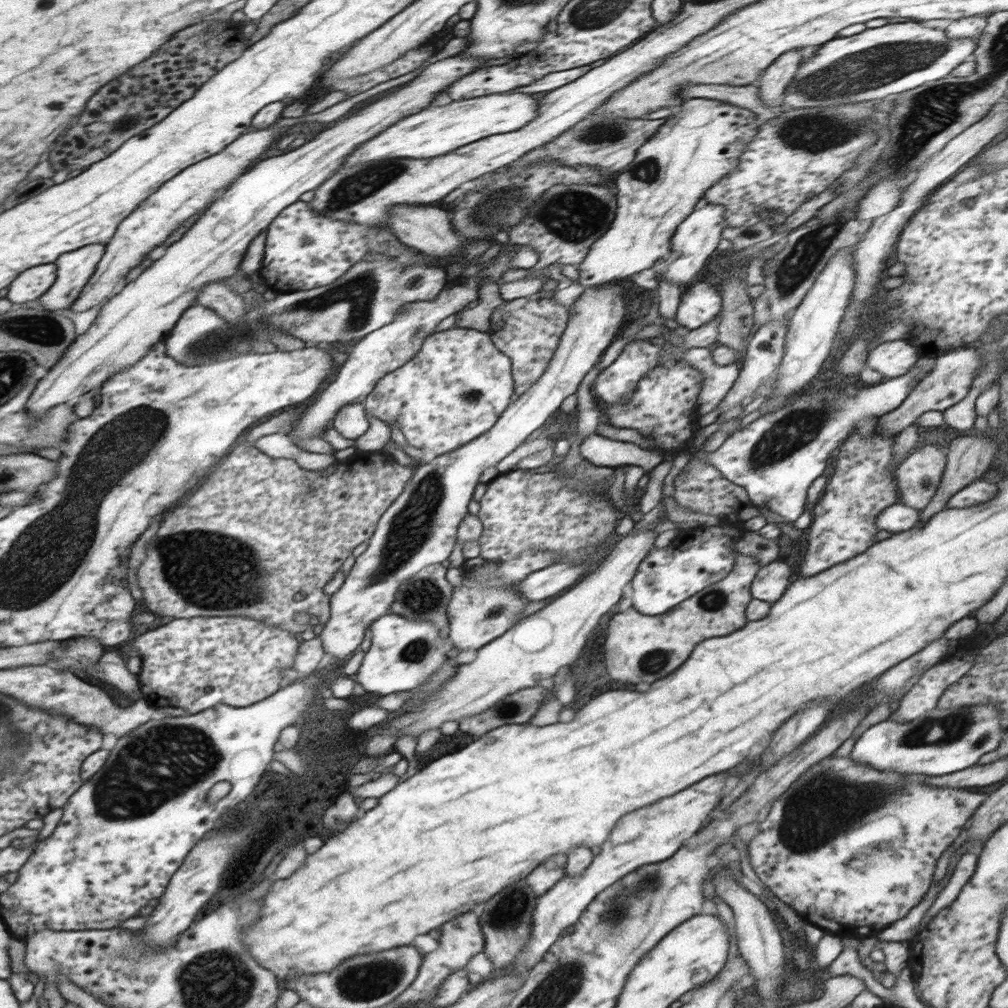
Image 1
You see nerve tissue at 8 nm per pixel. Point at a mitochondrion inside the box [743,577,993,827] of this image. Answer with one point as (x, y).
(952, 726)

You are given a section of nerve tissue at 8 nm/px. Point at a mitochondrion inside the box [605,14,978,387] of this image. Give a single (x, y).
(854, 75)

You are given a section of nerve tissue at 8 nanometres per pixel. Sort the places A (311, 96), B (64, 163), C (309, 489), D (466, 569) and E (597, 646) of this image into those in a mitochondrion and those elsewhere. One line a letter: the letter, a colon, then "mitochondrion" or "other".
A: other
B: other
C: mitochondrion
D: other
E: other

